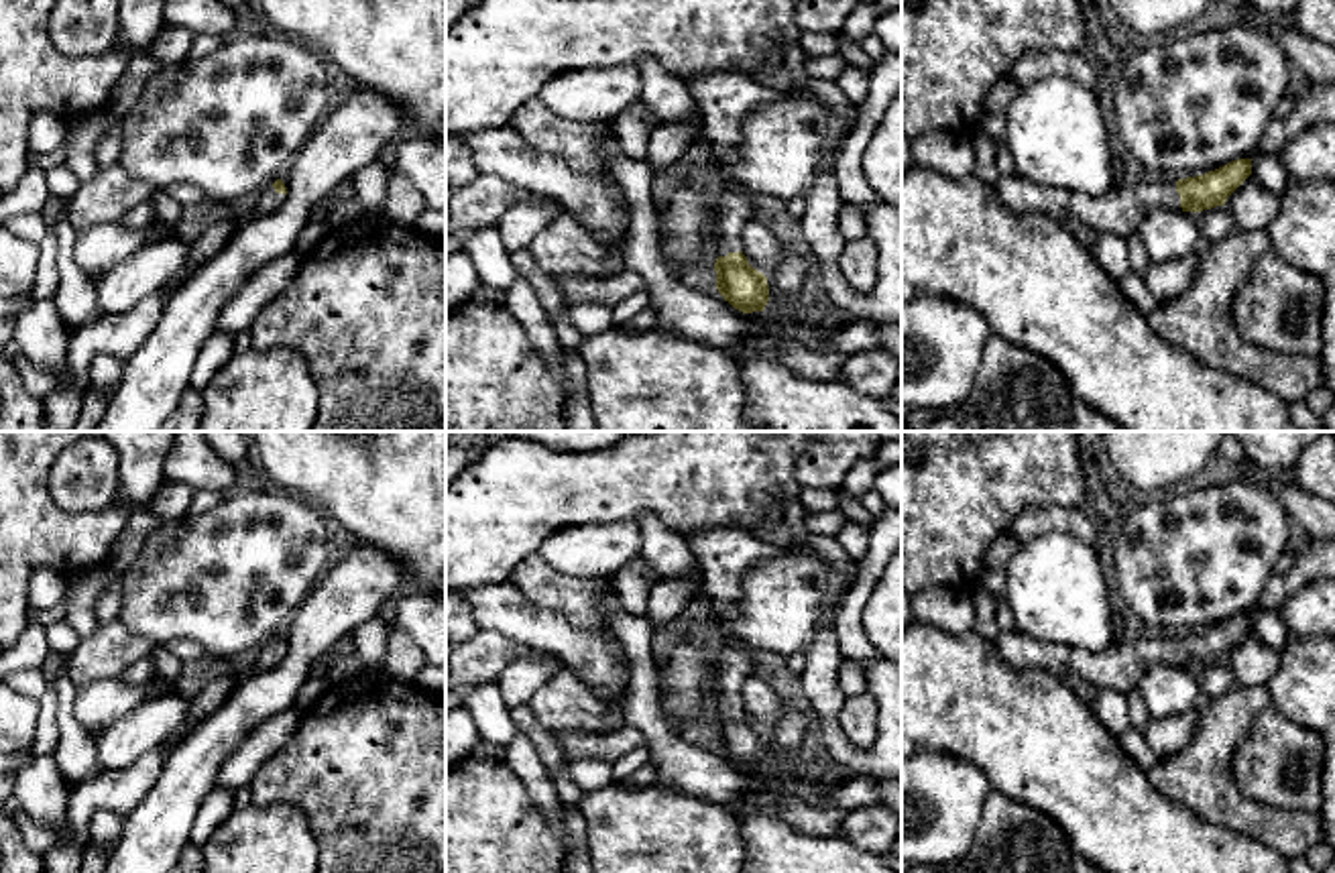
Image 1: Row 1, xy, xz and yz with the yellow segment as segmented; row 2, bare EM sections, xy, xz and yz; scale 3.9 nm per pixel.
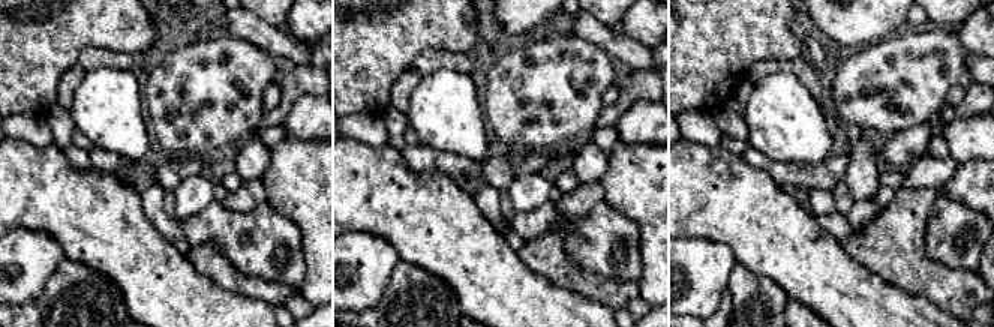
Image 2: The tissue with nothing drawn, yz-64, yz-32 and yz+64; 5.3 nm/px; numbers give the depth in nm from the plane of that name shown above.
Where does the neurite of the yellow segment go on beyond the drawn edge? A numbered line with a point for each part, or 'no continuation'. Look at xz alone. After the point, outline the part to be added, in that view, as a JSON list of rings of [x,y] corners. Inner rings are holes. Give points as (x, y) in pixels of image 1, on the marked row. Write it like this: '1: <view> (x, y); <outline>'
1: xz (737, 206); [[[733,181],[727,183],[722,201],[718,208],[714,208],[720,222],[718,232],[712,240],[716,258],[743,250],[737,226],[755,220],[759,203],[759,195],[735,185]]]

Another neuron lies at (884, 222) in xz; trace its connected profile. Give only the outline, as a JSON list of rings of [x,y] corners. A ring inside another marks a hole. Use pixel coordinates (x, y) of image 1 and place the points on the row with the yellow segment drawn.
[[[885,201],[859,208],[877,246],[877,283],[855,309],[857,317],[902,324],[902,210]]]

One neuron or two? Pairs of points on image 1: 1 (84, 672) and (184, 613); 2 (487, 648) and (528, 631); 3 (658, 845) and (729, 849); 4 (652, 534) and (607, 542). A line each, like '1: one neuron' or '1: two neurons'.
1: two neurons
2: two neurons
3: one neuron
4: two neurons

